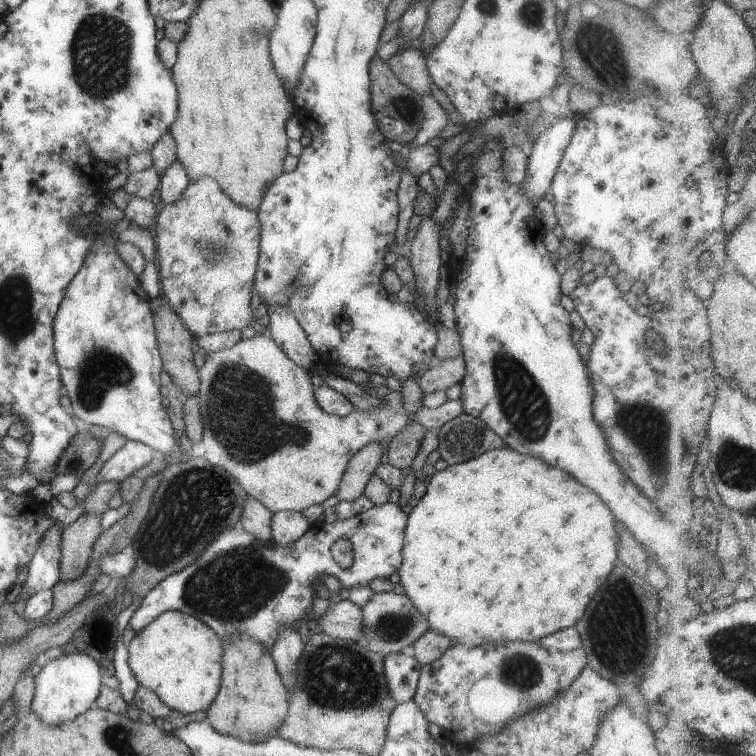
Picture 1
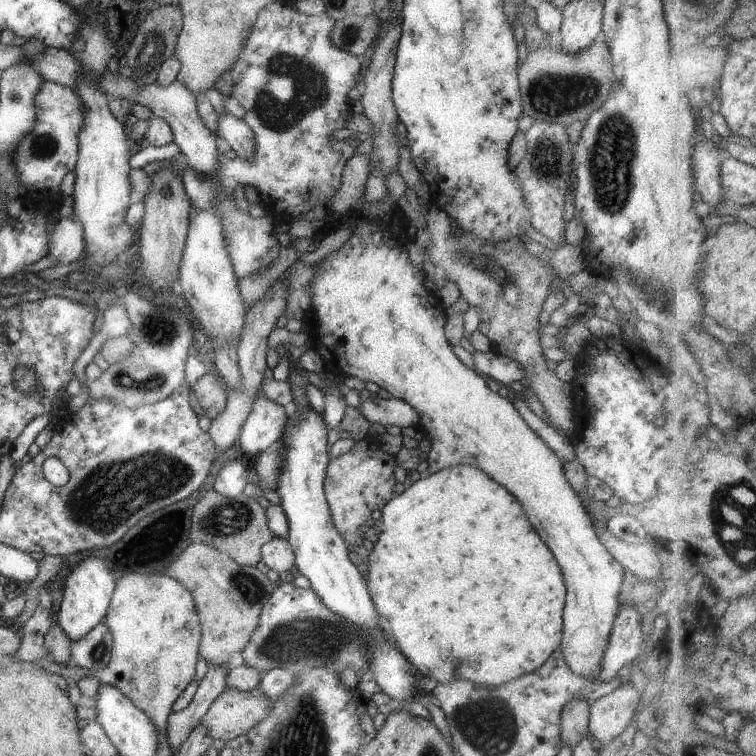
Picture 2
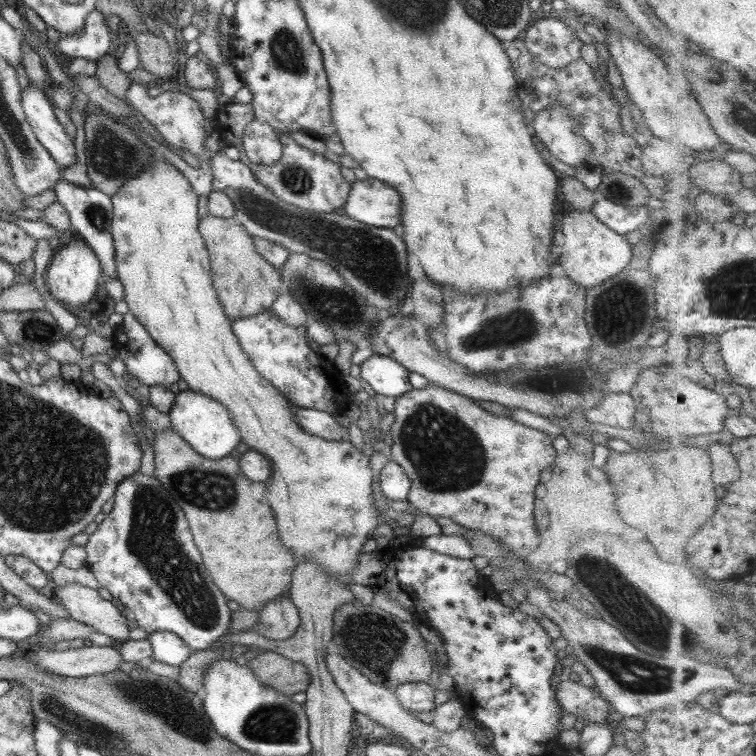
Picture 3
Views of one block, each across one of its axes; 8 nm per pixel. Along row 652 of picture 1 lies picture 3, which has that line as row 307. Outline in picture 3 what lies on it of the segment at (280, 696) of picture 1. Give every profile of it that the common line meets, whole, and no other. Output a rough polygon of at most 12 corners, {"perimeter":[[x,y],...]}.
{"perimeter":[[231,218],[198,233],[212,285],[233,321],[270,310],[280,272]]}

